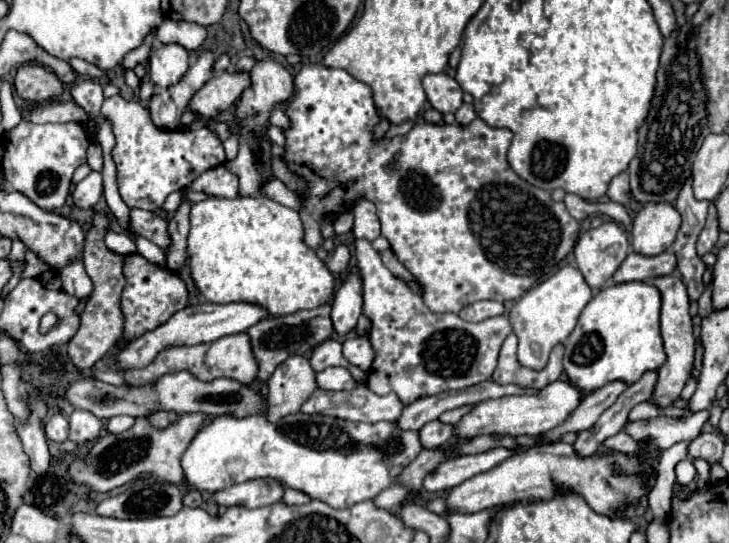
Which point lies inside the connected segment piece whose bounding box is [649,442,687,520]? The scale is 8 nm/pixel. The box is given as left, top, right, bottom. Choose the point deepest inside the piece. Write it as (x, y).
(660, 496)

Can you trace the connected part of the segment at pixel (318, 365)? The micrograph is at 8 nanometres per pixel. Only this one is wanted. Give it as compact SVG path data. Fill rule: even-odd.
M327 340L313 350L311 366L313 366L315 372L323 372L325 368L331 368L331 366L345 366L347 368L349 362L345 360L345 356L341 352L339 342L337 340Z

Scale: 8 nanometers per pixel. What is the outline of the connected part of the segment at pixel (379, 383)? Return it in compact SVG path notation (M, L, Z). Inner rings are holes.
M355 240L355 260L363 280L363 314L371 320L369 340L375 348L373 366L367 372L367 386L375 394L397 394L401 402L411 404L421 396L433 396L447 390L463 390L473 384L485 382L497 368L497 354L503 340L511 334L509 318L495 316L483 322L465 322L457 314L435 314L423 304L423 298L413 292L407 282L399 280L391 274L391 270L381 262L377 250L371 246L369 240Z

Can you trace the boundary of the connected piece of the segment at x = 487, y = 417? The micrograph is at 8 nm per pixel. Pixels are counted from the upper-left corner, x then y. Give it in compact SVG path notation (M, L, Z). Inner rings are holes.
M555 380L553 384L547 384L535 394L521 394L521 396L503 396L497 400L485 400L473 406L469 414L461 418L461 422L455 426L455 434L459 438L473 438L483 434L503 434L503 436L519 436L519 434L543 434L557 424L563 424L569 418L569 412L581 404L581 392L571 384L563 380Z

